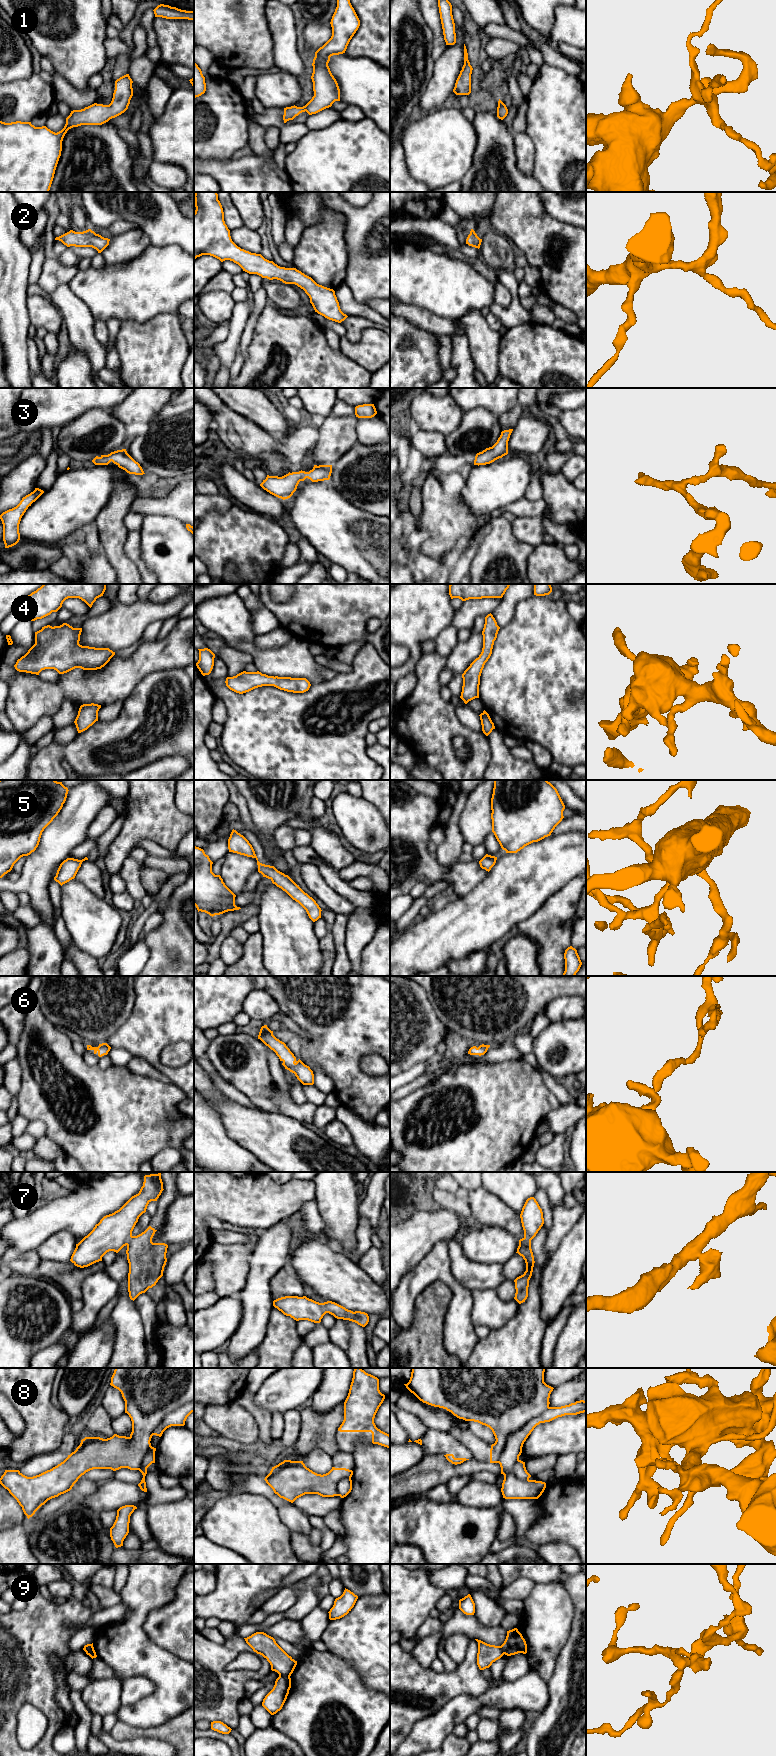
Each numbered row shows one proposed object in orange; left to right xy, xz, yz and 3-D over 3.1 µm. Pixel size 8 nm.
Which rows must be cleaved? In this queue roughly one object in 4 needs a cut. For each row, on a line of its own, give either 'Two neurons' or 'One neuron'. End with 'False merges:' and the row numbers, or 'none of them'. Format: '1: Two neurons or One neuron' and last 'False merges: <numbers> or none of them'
1: One neuron
2: One neuron
3: One neuron
4: One neuron
5: One neuron
6: One neuron
7: Two neurons
8: One neuron
9: Two neurons
False merges: 7, 9

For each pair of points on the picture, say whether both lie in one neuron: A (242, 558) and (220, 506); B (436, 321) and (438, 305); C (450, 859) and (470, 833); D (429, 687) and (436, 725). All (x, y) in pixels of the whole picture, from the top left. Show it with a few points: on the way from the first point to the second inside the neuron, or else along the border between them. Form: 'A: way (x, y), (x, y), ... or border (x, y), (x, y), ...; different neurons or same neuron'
A: border (233, 505), (222, 512), (209, 510), (204, 515); different neurons
B: border (415, 306), (425, 308), (439, 316), (453, 319); different neurons
C: border (458, 817), (458, 828), (464, 840); different neurons
D: way (429, 696), (429, 716); same neuron

